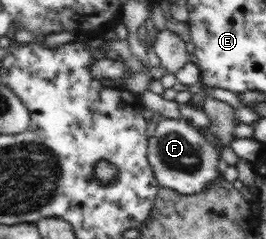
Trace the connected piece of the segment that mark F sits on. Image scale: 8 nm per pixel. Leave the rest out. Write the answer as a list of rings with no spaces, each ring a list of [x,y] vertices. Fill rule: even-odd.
[[[162,118],[156,122],[154,135],[147,141],[147,158],[152,166],[152,171],[162,188],[170,188],[181,195],[195,195],[206,191],[217,180],[221,181],[222,163],[219,160],[219,153],[215,147],[204,138],[194,127],[185,119]]]

